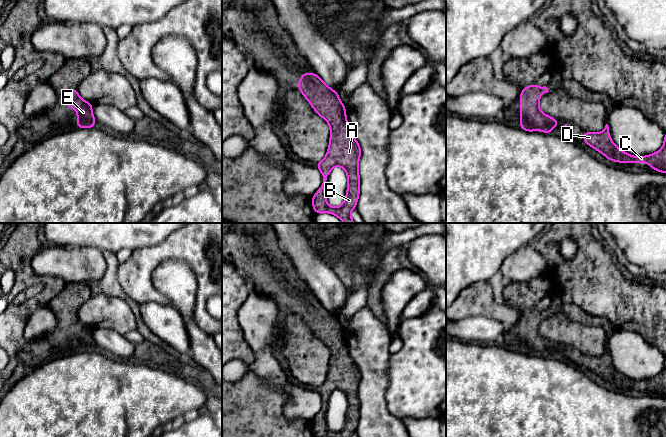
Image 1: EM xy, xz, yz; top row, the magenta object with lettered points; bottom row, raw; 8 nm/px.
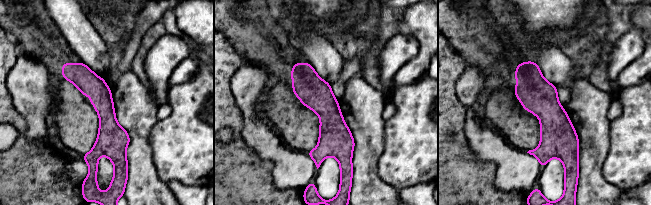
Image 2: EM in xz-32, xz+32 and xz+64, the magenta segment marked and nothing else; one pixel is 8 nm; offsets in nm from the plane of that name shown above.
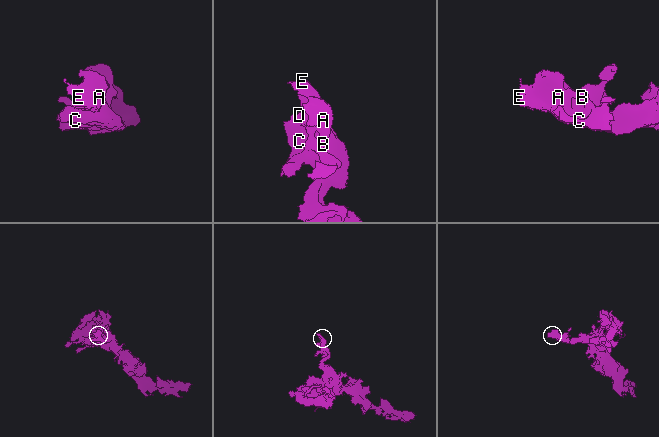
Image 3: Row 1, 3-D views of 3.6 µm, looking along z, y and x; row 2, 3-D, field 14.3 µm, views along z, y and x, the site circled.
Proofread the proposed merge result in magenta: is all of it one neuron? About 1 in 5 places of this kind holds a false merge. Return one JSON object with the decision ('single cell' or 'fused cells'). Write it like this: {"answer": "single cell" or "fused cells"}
{"answer": "single cell"}

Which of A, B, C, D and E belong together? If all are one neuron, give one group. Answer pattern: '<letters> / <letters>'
A B C D E

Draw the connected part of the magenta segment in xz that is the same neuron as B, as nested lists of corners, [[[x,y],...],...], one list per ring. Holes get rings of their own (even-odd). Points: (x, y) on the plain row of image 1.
[[[301,297],[296,309],[314,335],[330,350],[326,381],[315,389],[322,397],[323,407],[312,420],[313,434],[315,437],[351,437],[356,432],[360,417],[358,387],[362,375],[349,354],[345,330],[338,316],[328,311],[316,297]],[[334,390],[342,391],[348,400],[346,421],[340,431],[329,430],[325,418],[326,404]]]

